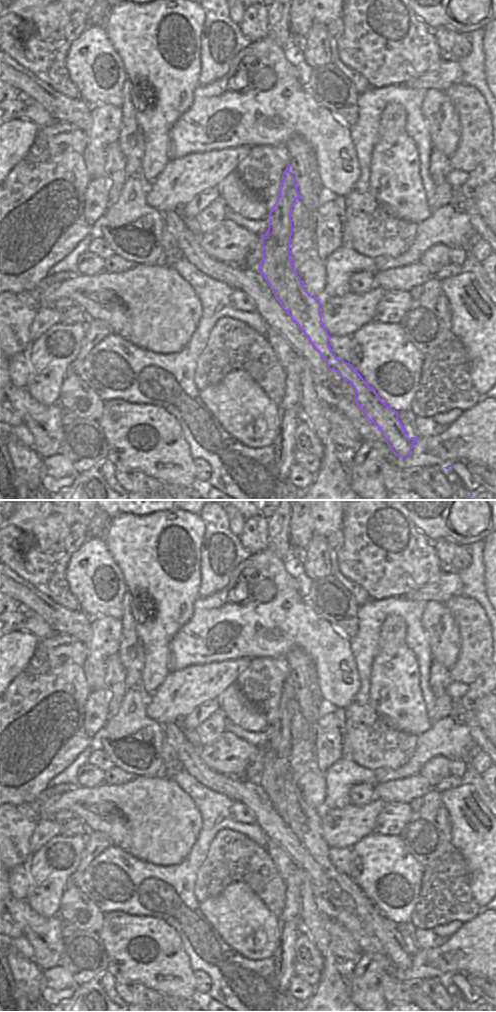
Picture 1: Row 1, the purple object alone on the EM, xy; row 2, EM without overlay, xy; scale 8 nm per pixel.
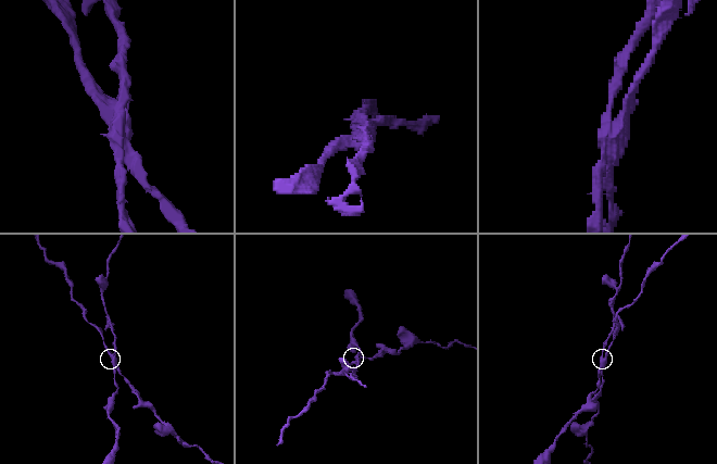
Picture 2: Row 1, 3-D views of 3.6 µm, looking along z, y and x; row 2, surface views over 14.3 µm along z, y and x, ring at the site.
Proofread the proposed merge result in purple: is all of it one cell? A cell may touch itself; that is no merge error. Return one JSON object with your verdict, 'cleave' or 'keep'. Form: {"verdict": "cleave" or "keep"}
{"verdict": "cleave"}

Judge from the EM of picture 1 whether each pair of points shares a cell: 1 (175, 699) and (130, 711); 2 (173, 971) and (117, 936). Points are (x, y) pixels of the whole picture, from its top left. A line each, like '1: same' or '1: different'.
1: different
2: same

